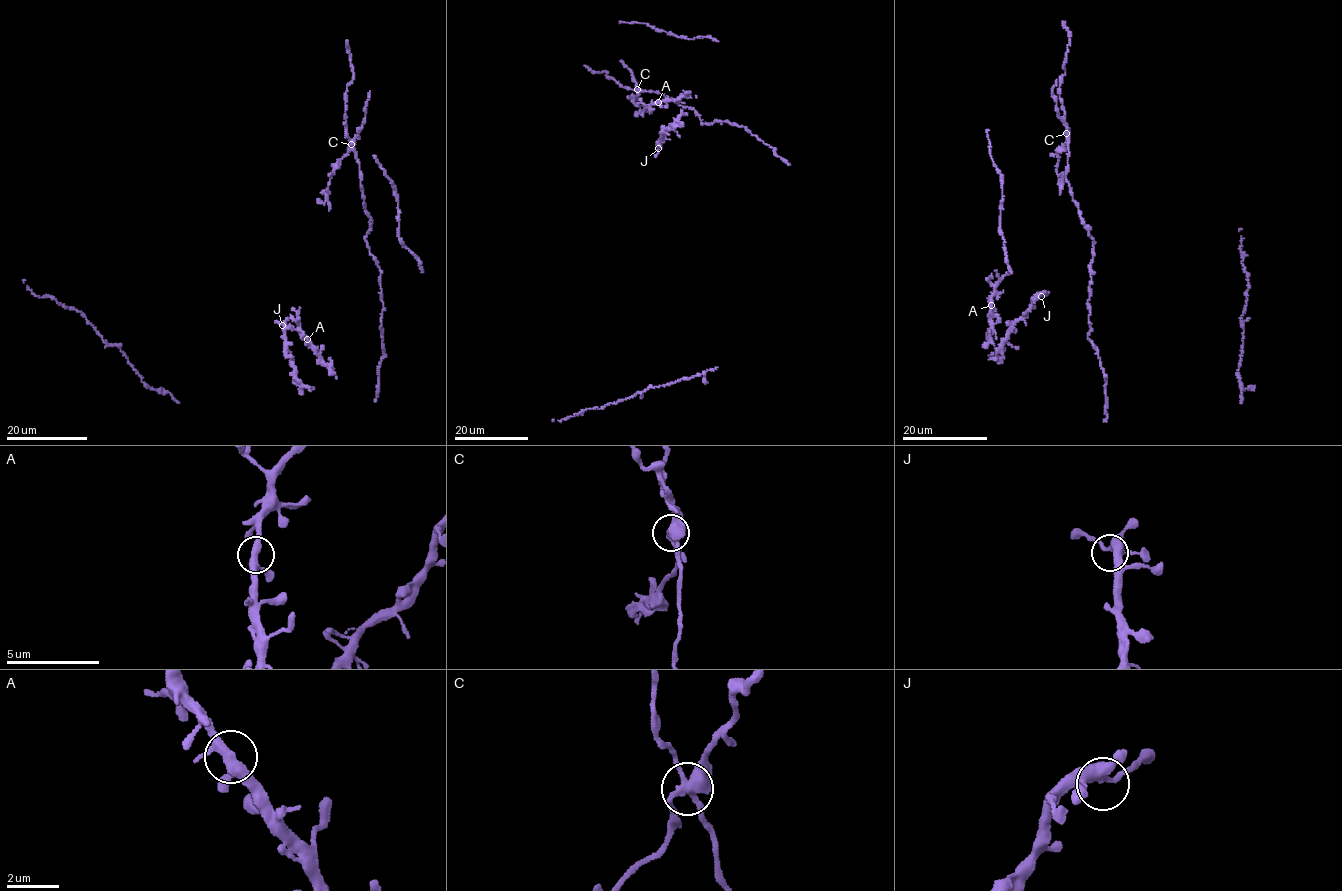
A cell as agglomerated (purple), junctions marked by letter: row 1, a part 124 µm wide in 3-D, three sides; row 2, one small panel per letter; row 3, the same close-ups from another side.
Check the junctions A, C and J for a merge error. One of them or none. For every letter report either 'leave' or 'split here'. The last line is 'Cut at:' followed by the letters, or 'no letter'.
A: leave
C: split here
J: leave
Cut at: C

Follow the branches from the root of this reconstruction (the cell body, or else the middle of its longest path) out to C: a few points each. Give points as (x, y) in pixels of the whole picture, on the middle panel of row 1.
C: (771, 146), (742, 126), (727, 120), (703, 124), (694, 109), (656, 91), (637, 89)

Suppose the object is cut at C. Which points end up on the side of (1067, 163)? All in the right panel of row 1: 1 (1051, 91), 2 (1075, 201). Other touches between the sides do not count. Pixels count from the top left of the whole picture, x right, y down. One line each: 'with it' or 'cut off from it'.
1: cut off from it
2: with it

